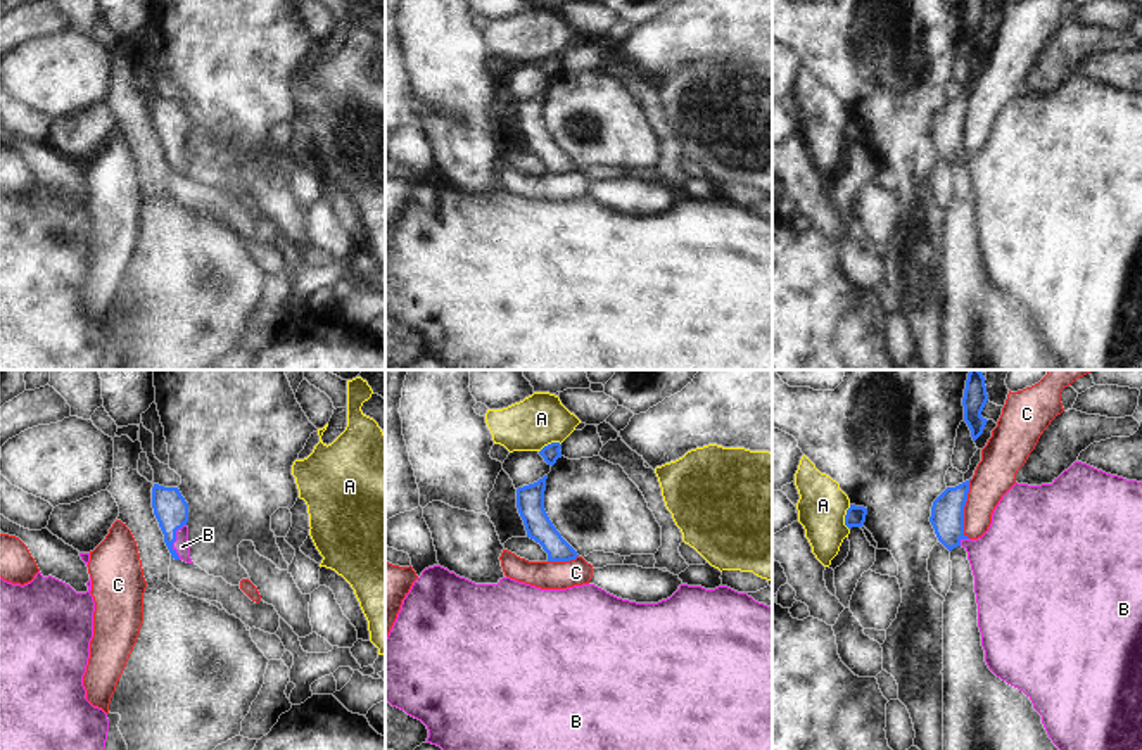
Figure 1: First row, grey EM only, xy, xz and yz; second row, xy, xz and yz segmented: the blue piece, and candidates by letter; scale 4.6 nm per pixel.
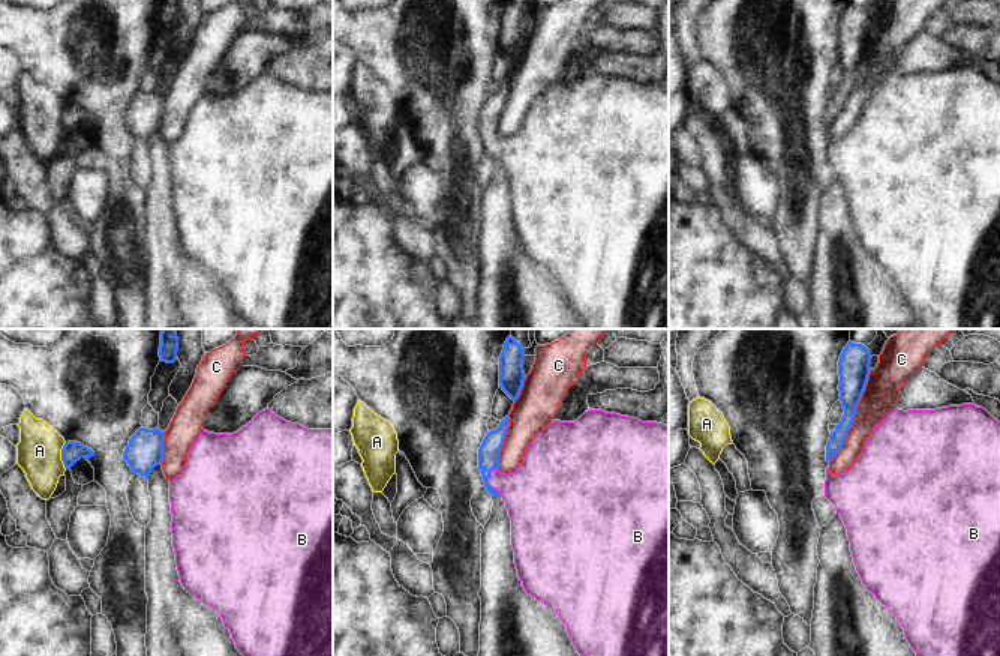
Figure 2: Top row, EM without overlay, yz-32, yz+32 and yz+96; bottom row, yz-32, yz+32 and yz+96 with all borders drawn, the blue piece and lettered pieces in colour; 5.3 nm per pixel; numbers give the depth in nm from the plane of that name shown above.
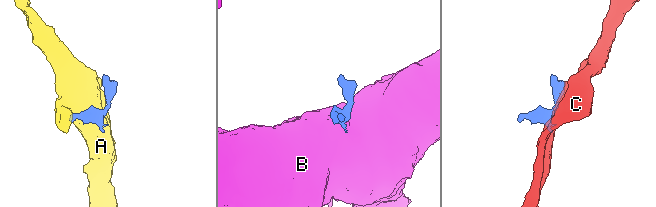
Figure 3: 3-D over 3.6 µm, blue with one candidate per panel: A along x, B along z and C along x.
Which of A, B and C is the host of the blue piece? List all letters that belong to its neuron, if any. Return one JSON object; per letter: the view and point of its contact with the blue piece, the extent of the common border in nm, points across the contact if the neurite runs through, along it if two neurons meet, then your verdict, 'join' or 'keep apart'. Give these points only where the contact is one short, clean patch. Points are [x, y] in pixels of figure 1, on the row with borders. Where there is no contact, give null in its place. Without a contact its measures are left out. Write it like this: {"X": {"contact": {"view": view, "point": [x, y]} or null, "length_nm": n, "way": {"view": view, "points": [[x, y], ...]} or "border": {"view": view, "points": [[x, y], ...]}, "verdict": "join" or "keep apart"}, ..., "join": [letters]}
{"A": {"contact": {"view": "yz", "point": [845, 517]}, "length_nm": 120, "border": {"view": "yz", "points": [[850, 505], [845, 515], [849, 529]]}, "verdict": "keep apart"}, "B": {"contact": {"view": "xy", "point": [175, 540]}, "length_nm": 170, "way": {"view": "xy", "points": [[171, 510], [175, 540], [182, 546]]}, "verdict": "join"}, "C": {"contact": {"view": "yz", "point": [963, 508]}, "length_nm": 280, "verdict": "keep apart"}, "join": ["B"]}

